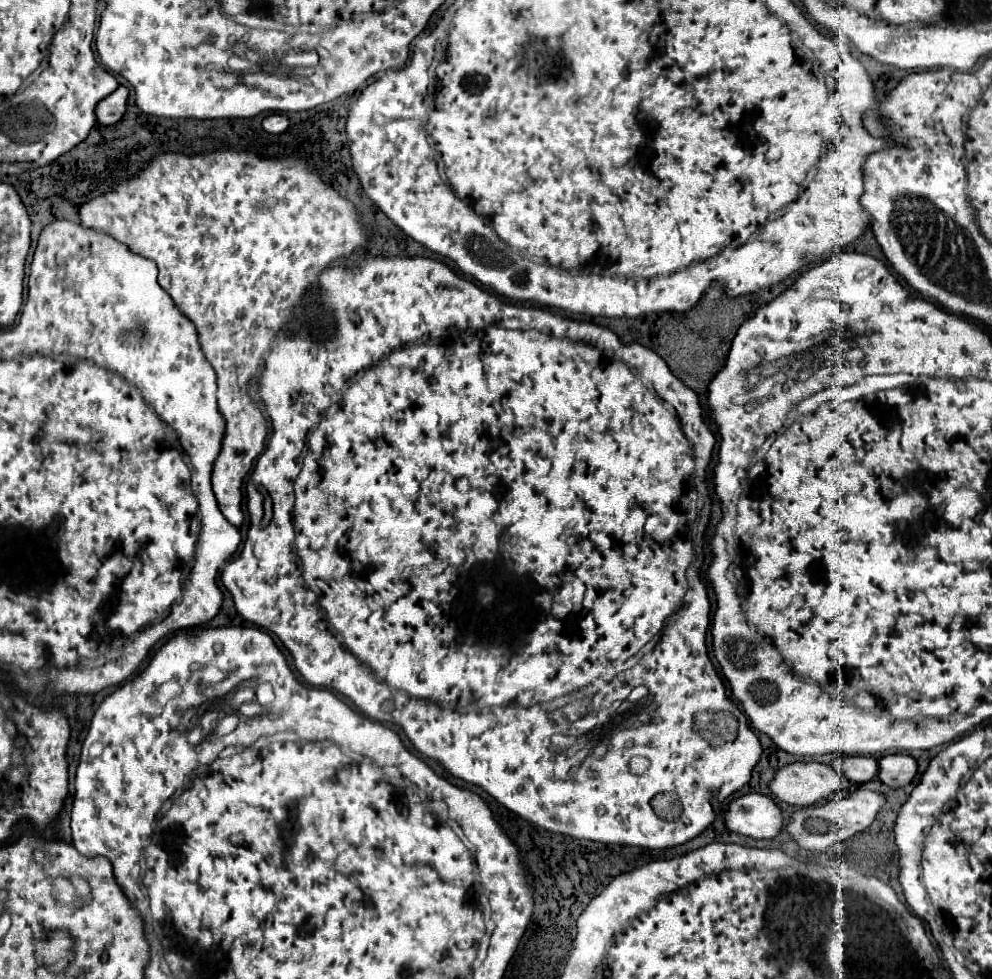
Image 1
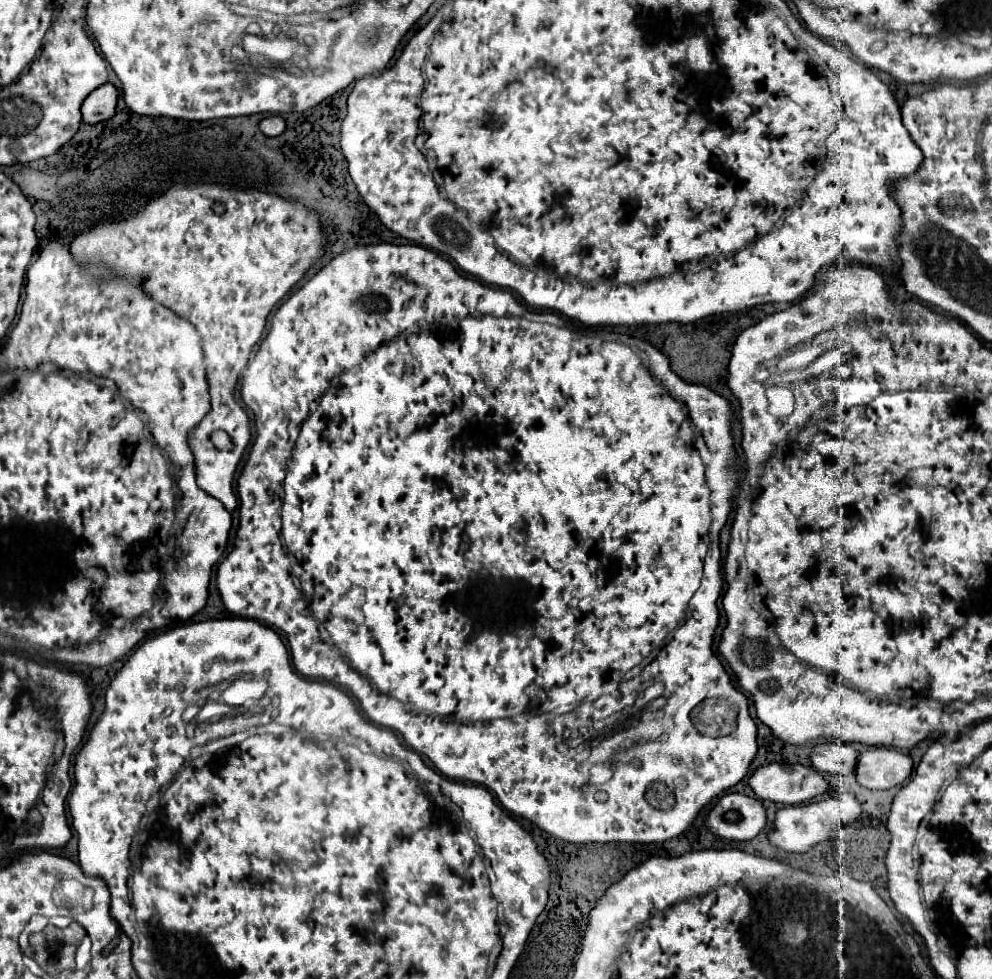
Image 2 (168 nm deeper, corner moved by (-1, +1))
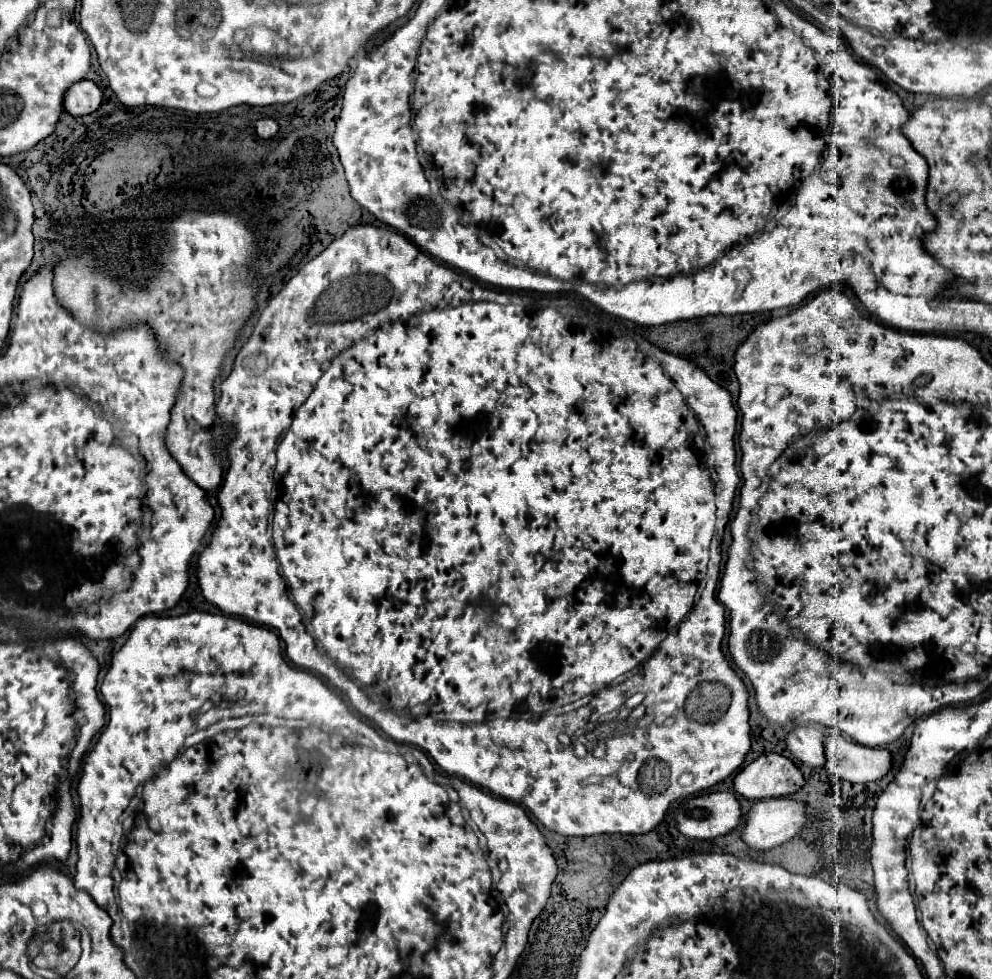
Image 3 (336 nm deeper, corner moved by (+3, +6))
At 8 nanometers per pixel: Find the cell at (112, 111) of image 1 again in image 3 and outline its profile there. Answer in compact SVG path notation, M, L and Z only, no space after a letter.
M89 79L69 87L65 95L65 111L71 115L89 115L103 103L103 91Z

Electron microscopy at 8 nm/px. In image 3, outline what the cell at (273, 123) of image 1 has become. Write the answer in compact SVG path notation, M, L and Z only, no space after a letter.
M269 117L259 119L255 125L257 125L257 135L259 135L261 139L271 139L271 137L279 131L277 121L275 121L275 119L269 119Z

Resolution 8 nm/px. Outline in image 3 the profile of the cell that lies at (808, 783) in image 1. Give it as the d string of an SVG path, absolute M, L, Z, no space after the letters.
M767 753L743 767L733 783L735 791L747 799L769 799L797 793L805 785L805 777L791 759Z

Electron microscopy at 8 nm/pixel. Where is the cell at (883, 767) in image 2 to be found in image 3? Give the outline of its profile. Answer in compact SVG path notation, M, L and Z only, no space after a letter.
M839 733L825 739L825 755L825 769L851 783L879 781L893 767L893 757L887 749L865 747L845 739Z

